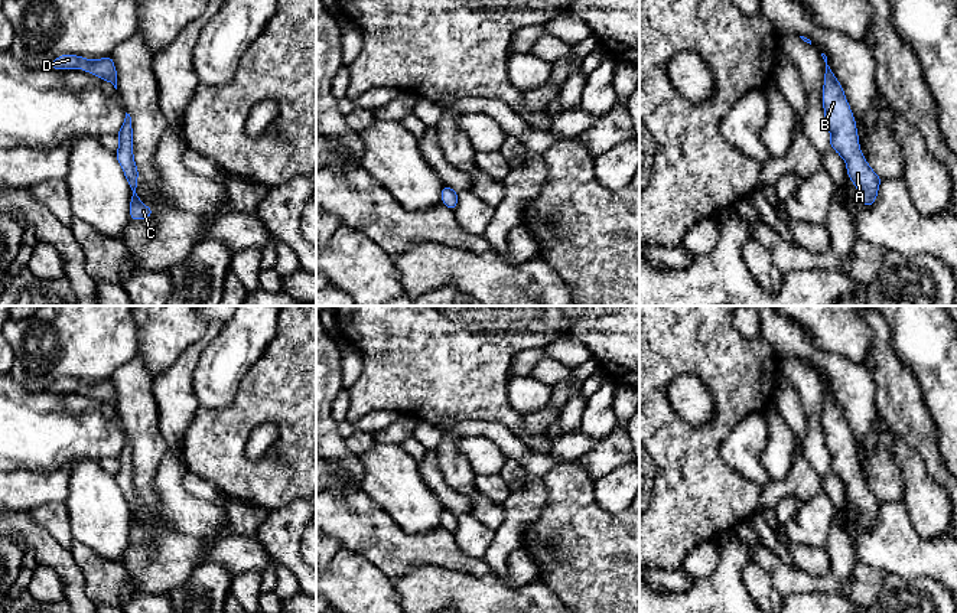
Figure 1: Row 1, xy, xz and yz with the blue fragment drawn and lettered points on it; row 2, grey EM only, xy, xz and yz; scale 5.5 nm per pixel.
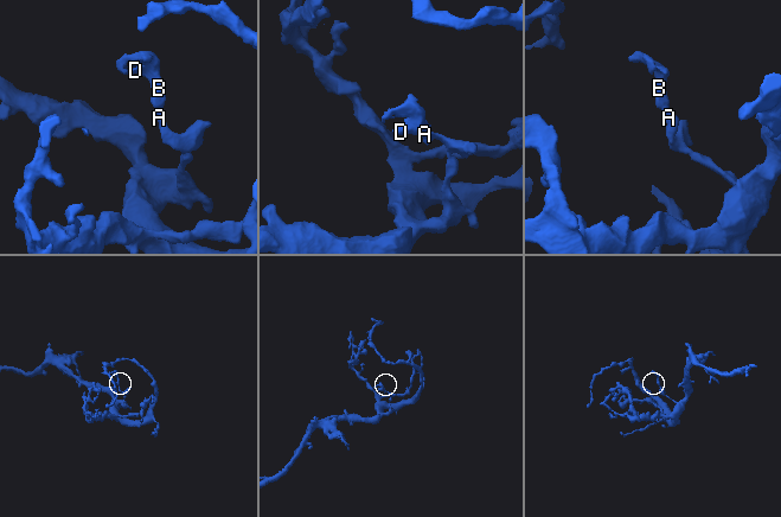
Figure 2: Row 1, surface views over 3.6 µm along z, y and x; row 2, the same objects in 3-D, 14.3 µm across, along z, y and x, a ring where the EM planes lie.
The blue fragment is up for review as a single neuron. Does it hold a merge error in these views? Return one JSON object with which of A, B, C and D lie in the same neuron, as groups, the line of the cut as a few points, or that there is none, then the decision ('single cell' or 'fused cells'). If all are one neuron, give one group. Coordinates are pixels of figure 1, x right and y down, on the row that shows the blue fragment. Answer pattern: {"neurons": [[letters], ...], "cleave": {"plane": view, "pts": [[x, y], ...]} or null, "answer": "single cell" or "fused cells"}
{"neurons": [["A", "B", "C", "D"]], "cleave": null, "answer": "single cell"}

